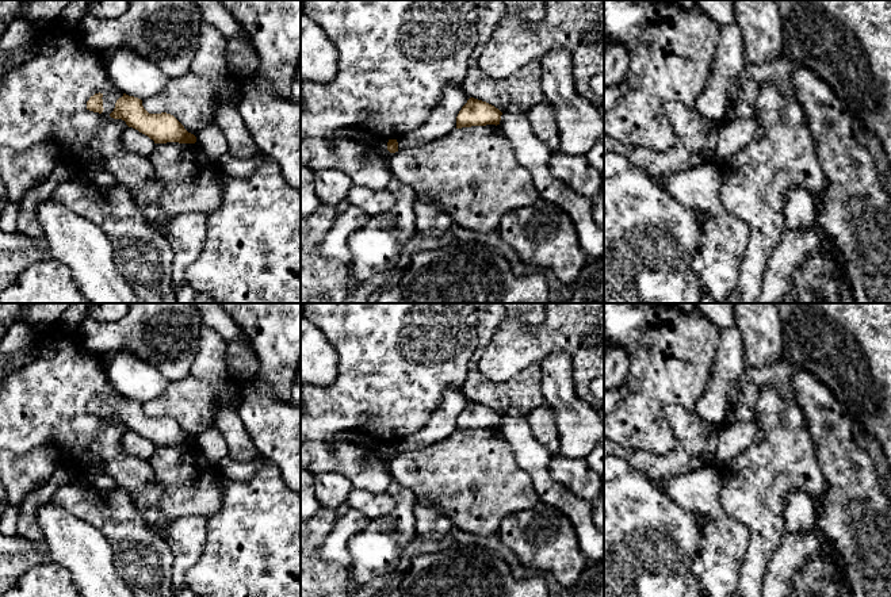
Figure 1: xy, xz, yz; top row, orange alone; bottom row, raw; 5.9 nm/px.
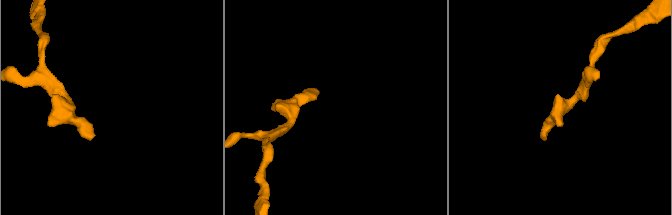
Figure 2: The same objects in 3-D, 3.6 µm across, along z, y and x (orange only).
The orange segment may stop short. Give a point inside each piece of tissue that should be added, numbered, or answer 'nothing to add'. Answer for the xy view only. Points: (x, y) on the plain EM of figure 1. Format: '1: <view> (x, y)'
nothing to add

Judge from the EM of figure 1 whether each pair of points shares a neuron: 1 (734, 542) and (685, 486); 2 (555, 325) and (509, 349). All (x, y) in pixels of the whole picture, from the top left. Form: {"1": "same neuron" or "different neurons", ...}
{"1": "same neuron", "2": "same neuron"}

